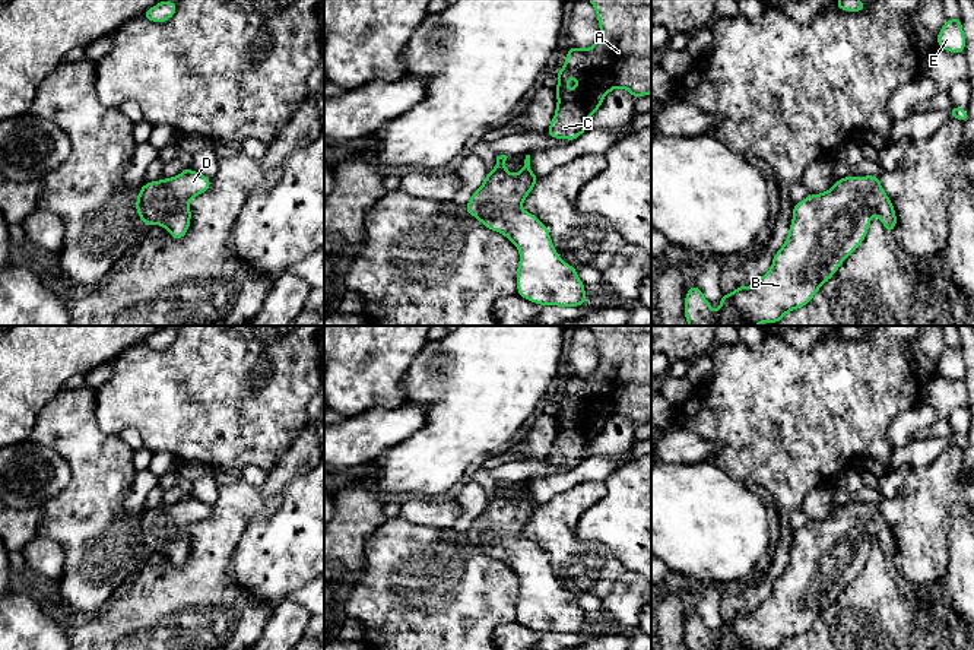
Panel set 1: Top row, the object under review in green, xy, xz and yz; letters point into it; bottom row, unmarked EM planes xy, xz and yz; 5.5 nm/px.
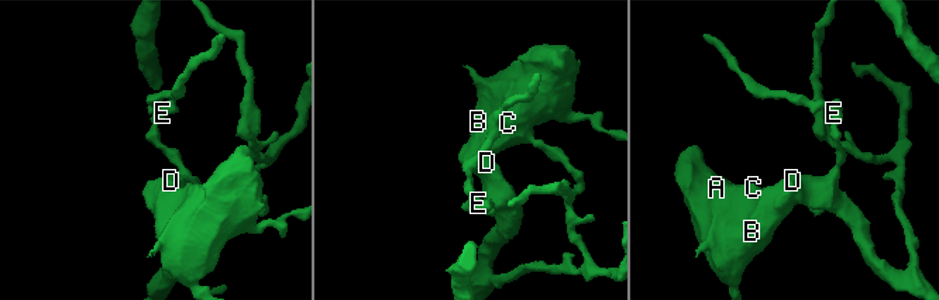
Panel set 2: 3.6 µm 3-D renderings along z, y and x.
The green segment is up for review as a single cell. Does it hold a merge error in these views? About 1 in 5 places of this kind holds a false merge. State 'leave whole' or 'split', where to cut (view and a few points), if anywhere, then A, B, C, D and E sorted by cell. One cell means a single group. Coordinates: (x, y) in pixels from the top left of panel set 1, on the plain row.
leave whole | no cut | A B C D E

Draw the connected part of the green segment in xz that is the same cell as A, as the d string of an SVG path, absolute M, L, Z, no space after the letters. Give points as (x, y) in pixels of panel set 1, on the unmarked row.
M587 326L596 336L600 364L594 372L580 377L572 372L567 378L564 394L556 399L555 415L558 431L546 462L553 466L575 467L590 454L586 448L599 438L606 422L616 416L626 416L635 427L651 421L651 326Z

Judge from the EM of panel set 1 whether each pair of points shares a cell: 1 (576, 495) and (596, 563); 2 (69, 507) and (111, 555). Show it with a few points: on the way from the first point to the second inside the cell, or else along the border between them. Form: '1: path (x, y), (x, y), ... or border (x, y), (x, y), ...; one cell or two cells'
1: path (568, 513), (568, 536), (578, 547); one cell
2: path (81, 519), (98, 536), (100, 544); one cell

